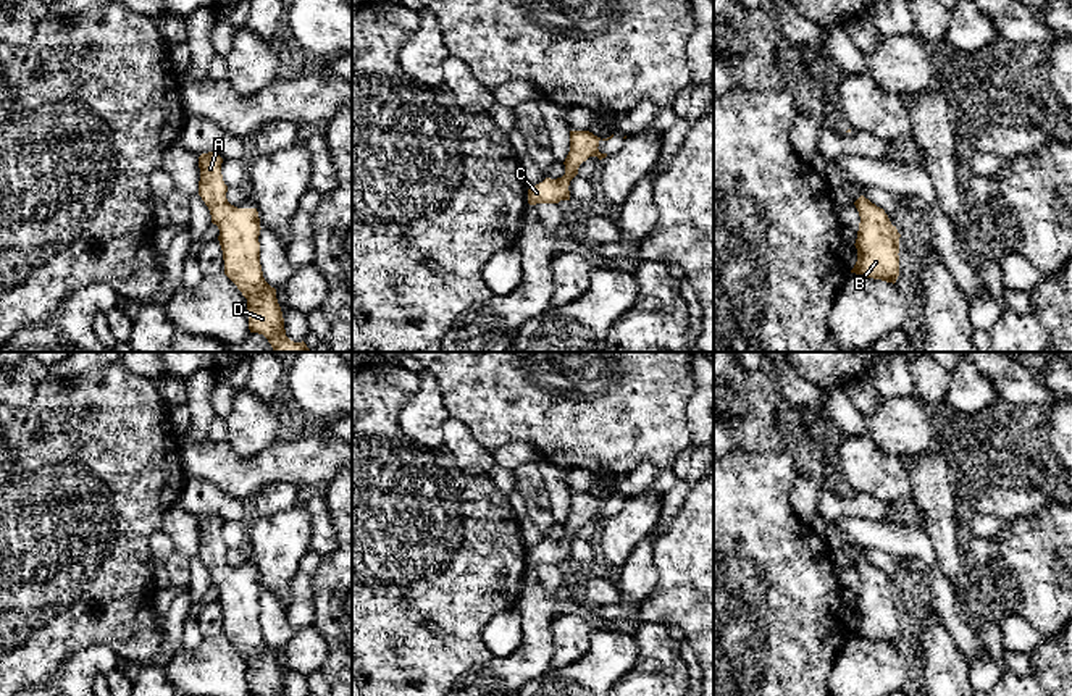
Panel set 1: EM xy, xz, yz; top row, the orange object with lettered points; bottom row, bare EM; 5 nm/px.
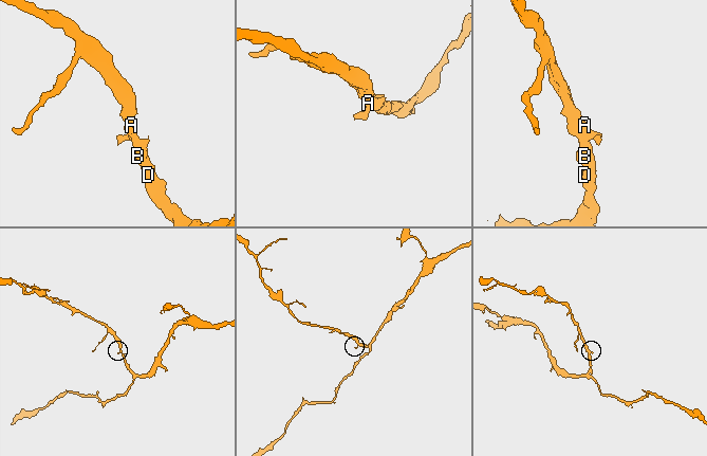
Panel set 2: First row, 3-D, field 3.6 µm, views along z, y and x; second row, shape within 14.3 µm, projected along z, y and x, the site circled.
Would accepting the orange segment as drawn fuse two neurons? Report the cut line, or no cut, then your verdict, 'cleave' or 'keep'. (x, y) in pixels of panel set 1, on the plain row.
cut none; keep

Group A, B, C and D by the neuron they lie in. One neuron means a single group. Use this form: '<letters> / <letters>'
A B C D

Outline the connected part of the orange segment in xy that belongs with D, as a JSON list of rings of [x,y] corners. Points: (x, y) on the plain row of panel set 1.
[[[215,514],[199,518],[199,557],[210,572],[211,585],[220,591],[224,636],[247,660],[250,694],[286,696],[276,651],[265,643],[260,627],[258,573],[237,570],[228,564],[221,525],[223,520]]]

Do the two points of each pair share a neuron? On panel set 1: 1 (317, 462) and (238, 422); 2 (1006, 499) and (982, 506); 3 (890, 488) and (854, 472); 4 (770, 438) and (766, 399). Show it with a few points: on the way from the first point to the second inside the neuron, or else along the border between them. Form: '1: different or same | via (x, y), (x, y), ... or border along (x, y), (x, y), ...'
1: different | border along (278, 440), (255, 452), (239, 456)
2: same | via (1000, 501), (988, 501)
3: same | via (882, 480), (874, 472), (862, 472)
4: same | via (766, 428), (766, 409)

